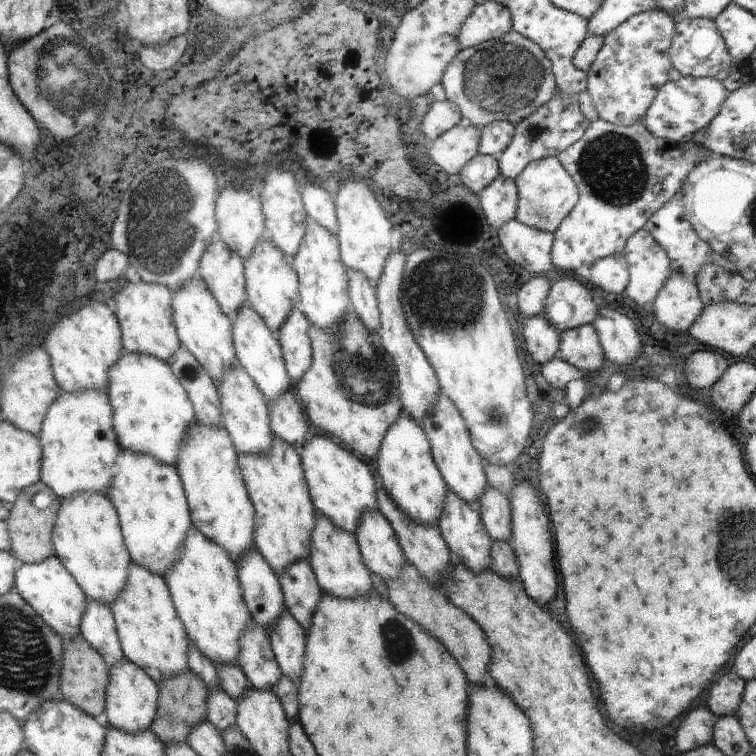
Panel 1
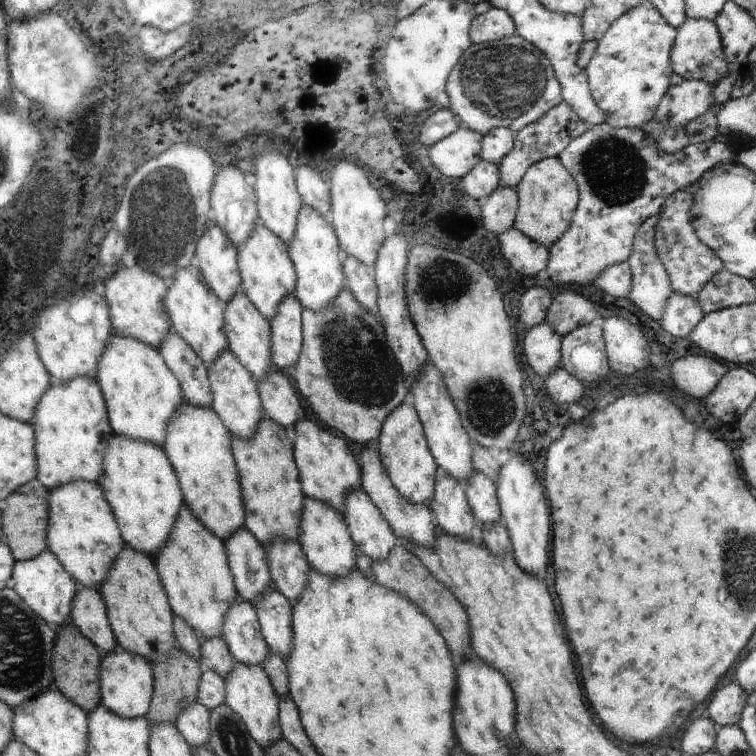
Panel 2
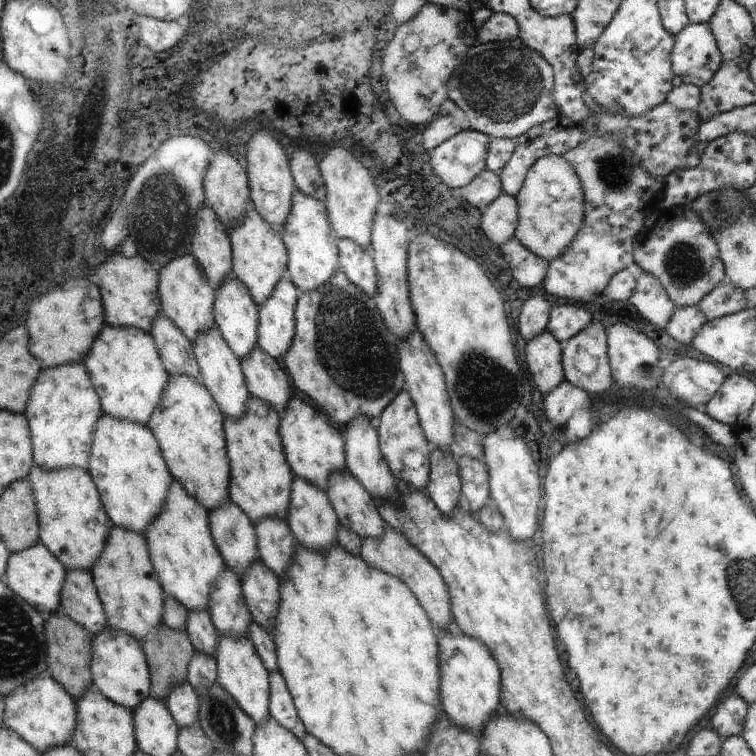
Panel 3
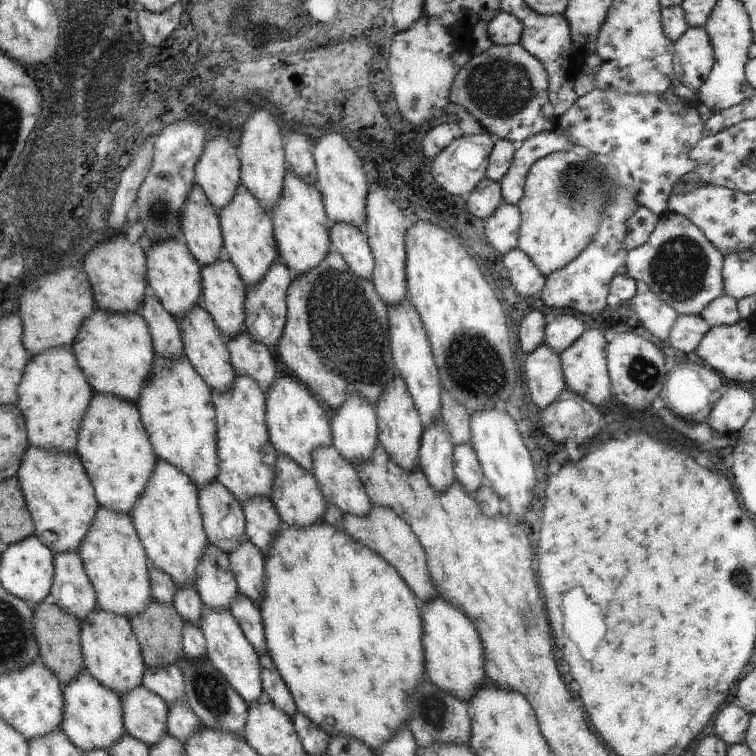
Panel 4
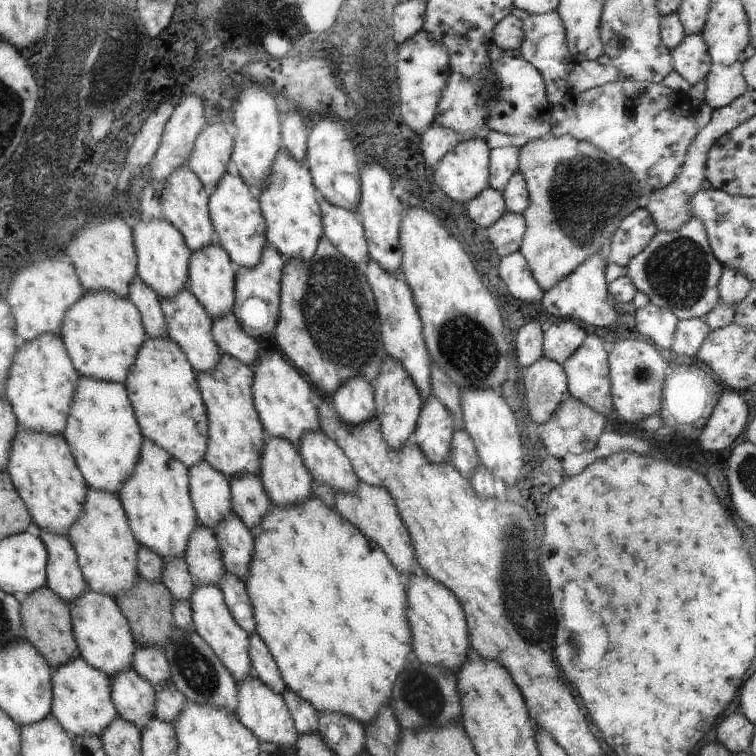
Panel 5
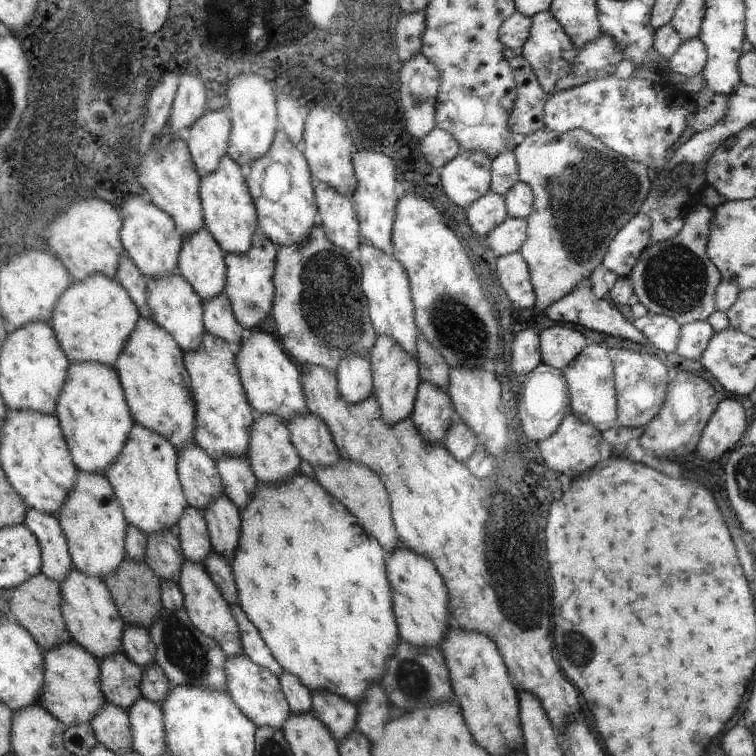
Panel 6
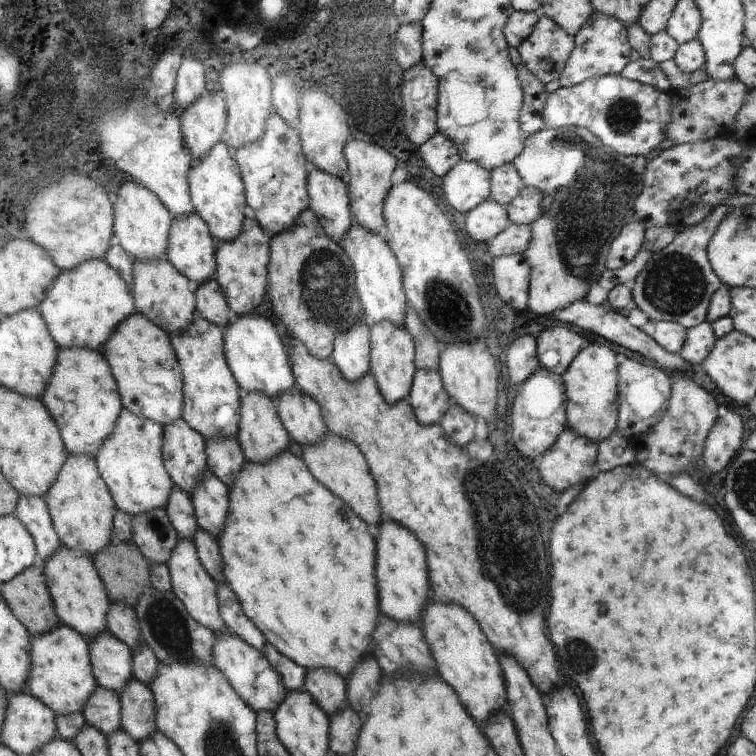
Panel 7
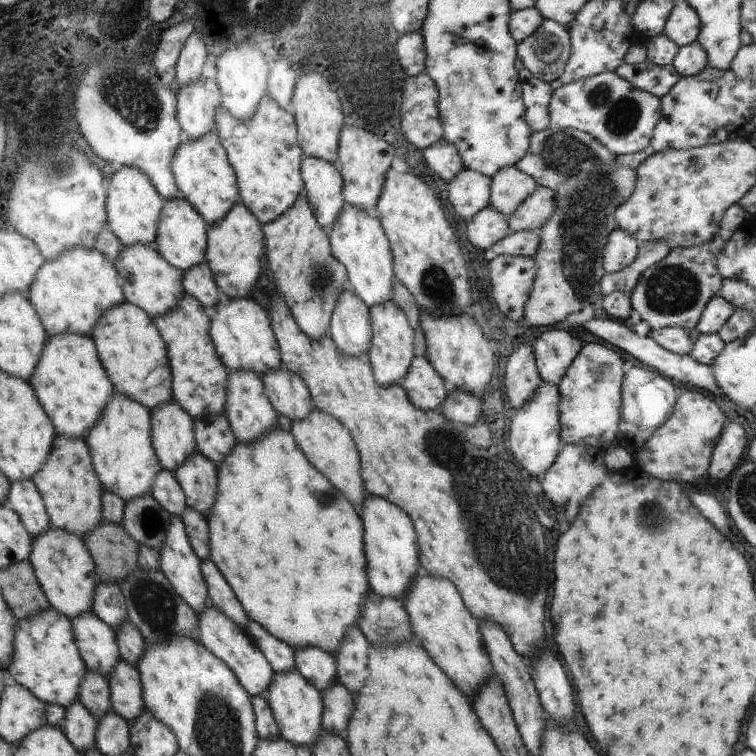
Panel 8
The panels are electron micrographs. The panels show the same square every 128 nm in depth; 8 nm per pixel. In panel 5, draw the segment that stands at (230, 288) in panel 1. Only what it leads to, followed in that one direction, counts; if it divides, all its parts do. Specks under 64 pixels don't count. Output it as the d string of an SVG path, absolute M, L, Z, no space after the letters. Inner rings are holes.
M181 167L173 173L173 176L165 183L165 188L158 198L164 217L168 223L176 228L184 238L188 249L199 252L205 247L217 243L217 235L212 227L209 214L209 195L200 180L186 167Z

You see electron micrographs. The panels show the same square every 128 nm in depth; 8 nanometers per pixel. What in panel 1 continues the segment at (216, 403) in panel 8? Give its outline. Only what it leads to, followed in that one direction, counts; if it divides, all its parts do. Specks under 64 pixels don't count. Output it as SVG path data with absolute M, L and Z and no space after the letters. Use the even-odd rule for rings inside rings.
M274 435L268 454L237 454L250 502L256 511L254 544L276 575L296 560L310 556L310 534L319 516L310 500L308 483L296 448Z

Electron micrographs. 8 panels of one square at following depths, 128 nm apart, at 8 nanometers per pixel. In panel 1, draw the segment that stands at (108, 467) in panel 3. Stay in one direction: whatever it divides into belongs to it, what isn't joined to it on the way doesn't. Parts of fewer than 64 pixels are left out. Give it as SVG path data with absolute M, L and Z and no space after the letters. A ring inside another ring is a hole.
M120 448L113 468L116 478L112 478L106 496L118 512L124 544L131 559L148 572L164 577L180 558L178 552L193 526L180 475L174 466L160 464L152 456L126 448Z

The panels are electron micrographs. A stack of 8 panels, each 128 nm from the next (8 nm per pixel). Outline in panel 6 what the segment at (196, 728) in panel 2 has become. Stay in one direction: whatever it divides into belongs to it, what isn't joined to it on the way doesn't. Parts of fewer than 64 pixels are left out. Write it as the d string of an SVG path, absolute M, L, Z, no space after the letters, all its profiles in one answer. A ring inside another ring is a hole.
M124 624L122 651L136 666L150 666L154 660L154 643L148 629L134 624Z

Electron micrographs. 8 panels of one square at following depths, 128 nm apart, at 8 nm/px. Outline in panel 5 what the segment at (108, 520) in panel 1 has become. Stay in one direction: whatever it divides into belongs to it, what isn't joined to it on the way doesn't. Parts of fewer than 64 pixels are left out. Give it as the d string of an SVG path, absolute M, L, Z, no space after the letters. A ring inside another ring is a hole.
M22 429L16 434L6 472L24 502L32 521L41 530L66 538L83 514L88 486L68 444L62 437Z

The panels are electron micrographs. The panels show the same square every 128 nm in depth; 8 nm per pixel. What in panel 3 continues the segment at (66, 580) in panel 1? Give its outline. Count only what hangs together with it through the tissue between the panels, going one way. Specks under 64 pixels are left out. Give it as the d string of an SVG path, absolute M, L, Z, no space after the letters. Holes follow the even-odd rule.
M38 542L22 552L14 552L8 558L8 568L1 581L18 596L21 596L32 608L44 617L60 610L60 592L64 586L66 569L60 561L44 546Z

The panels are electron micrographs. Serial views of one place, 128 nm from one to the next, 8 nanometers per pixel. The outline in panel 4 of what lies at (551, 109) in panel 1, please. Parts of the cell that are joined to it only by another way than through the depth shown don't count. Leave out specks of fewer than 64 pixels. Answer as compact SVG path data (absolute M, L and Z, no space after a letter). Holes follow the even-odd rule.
M557 128L552 132L542 132L542 134L531 136L517 145L514 160L512 160L506 176L499 182L504 202L517 206L518 202L522 200L526 175L537 160L552 152L566 152L574 145L566 138L566 134Z

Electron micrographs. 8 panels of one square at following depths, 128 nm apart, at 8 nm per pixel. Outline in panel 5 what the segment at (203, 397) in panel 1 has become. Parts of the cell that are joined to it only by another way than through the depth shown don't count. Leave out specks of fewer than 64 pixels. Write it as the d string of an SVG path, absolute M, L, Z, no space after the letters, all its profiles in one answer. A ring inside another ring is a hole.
M138 276L129 289L129 302L140 312L144 331L150 339L166 339L169 329L161 308L161 298Z

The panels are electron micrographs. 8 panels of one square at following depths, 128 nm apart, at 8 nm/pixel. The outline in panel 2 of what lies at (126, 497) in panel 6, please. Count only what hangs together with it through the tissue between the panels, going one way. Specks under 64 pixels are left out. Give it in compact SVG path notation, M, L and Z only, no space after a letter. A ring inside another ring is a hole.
M185 503L170 538L153 560L173 614L204 639L222 638L226 614L238 596L224 542L197 519Z

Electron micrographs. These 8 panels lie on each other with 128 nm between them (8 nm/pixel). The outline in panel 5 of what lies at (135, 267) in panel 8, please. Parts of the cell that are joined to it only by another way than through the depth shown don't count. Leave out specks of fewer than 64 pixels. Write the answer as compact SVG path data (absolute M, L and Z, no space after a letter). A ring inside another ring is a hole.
M184 290L173 300L161 298L161 308L169 329L169 339L182 350L192 369L202 373L213 372L218 366L222 352L212 335L213 320L200 302Z

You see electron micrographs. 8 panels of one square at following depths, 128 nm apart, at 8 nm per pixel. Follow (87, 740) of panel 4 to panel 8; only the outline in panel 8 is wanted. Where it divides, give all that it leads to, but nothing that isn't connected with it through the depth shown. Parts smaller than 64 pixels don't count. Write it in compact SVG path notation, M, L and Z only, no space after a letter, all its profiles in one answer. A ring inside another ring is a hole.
M51 607L20 621L16 620L12 650L12 660L4 670L36 698L45 704L56 704L62 708L79 701L78 688L88 668L78 652L68 617Z

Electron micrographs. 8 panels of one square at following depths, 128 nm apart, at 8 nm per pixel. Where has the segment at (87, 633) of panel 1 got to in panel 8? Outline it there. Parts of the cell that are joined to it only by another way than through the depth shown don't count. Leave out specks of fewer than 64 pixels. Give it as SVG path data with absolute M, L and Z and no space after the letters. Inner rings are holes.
M32 480L11 482L4 506L18 514L24 528L33 537L44 534L52 527L42 497Z

